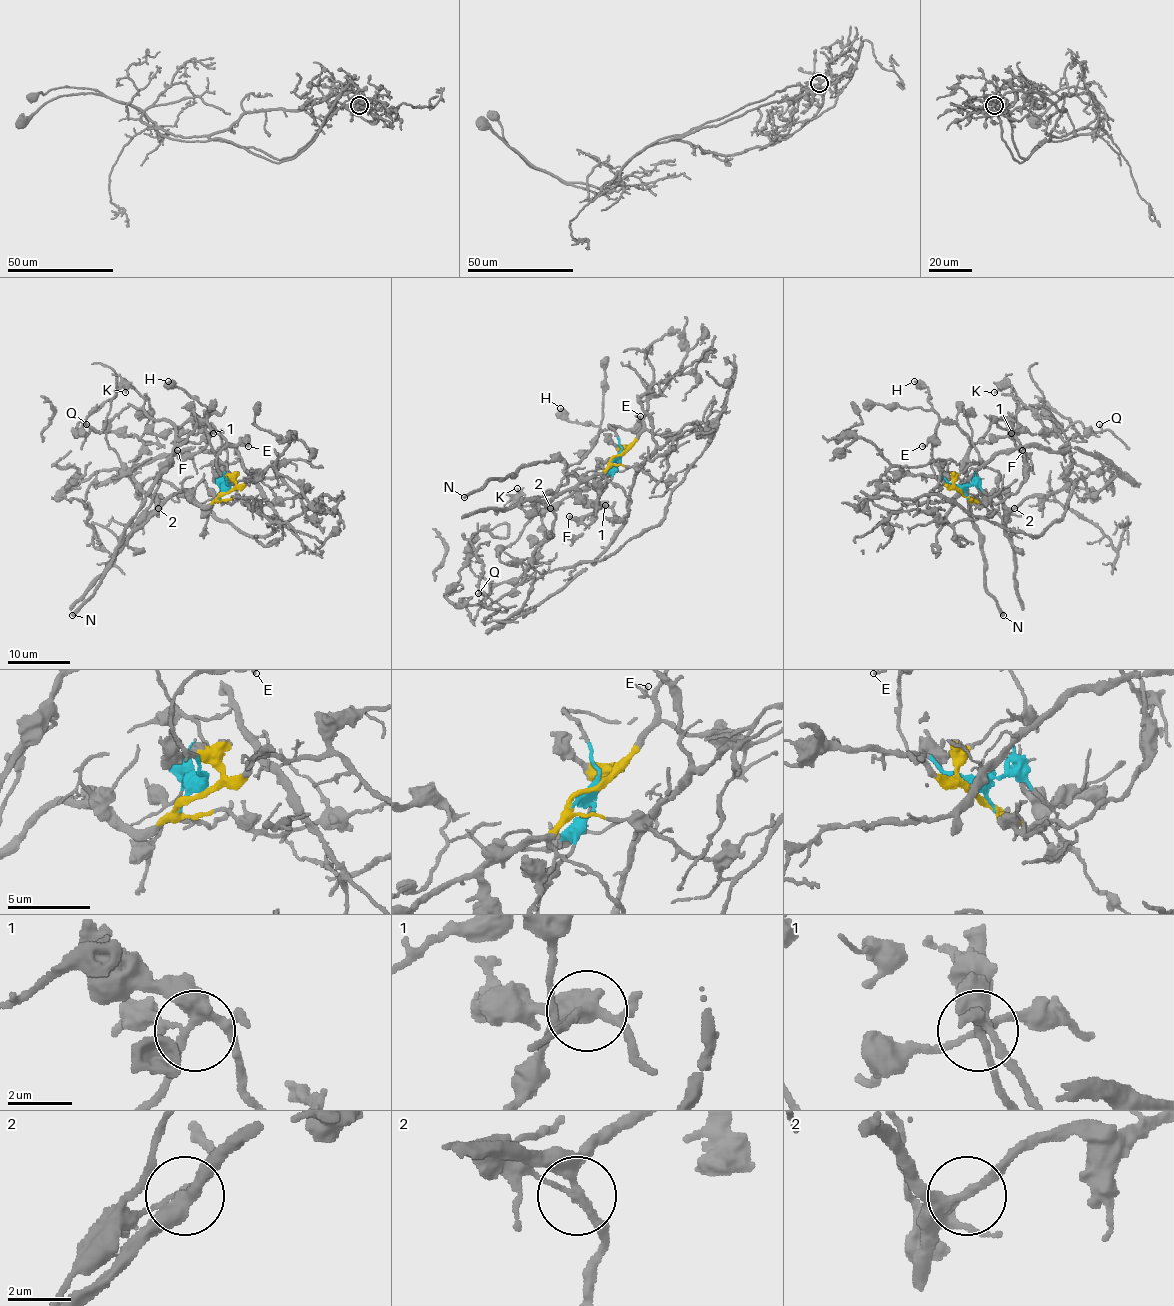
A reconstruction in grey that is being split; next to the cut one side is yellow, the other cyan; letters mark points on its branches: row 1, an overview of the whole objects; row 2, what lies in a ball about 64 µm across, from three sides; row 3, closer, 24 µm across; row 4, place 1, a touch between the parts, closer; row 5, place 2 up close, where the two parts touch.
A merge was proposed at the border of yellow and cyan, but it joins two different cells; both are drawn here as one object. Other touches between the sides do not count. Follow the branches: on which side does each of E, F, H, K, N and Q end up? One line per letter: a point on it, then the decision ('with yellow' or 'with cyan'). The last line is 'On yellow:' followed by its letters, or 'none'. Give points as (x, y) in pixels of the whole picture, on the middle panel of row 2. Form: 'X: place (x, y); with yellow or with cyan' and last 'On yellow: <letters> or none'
E: place (640, 416); with cyan
F: place (569, 516); with yellow
H: place (560, 408); with cyan
K: place (517, 488); with cyan
N: place (464, 497); with cyan
Q: place (478, 593); with yellow
On yellow: F, Q

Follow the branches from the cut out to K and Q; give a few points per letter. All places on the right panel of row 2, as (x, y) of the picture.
K: (962, 491), (931, 468), (931, 439), (940, 421), (973, 444), (995, 419), (1014, 418), (1011, 386), (994, 392)
Q: (962, 491), (978, 505), (995, 494), (1014, 509), (1068, 488), (1088, 472), (1069, 441), (1099, 424)

